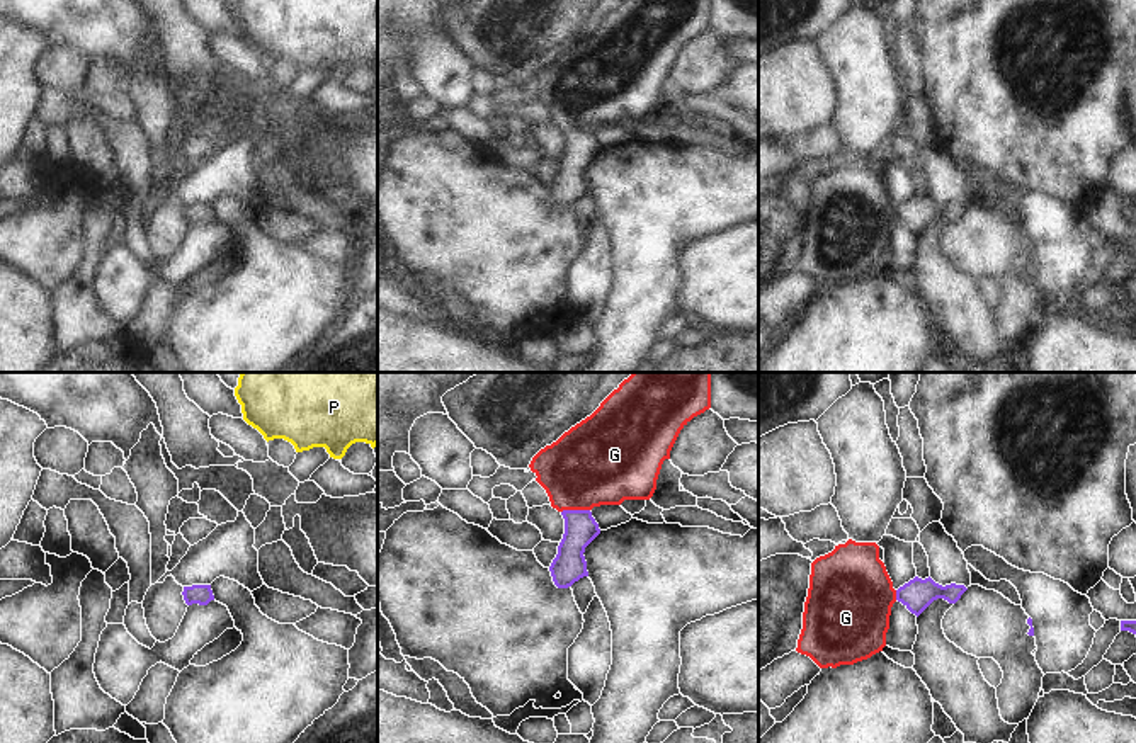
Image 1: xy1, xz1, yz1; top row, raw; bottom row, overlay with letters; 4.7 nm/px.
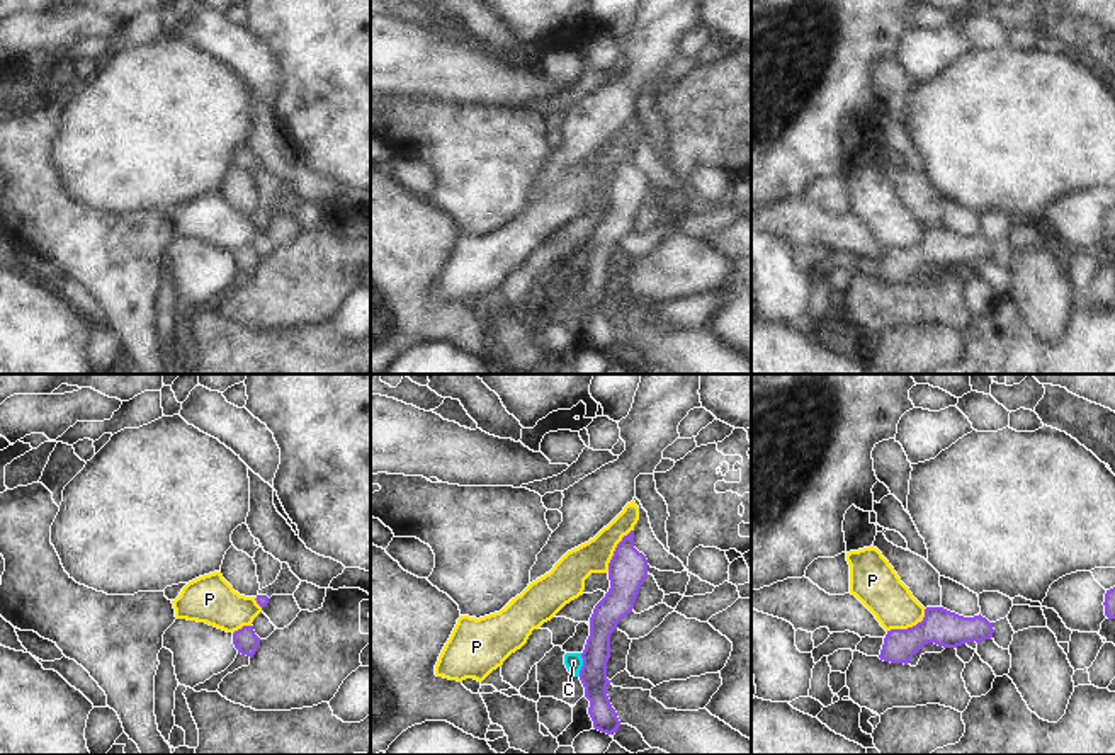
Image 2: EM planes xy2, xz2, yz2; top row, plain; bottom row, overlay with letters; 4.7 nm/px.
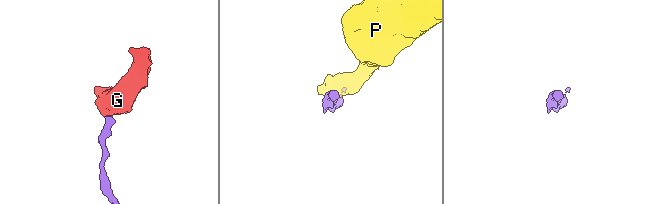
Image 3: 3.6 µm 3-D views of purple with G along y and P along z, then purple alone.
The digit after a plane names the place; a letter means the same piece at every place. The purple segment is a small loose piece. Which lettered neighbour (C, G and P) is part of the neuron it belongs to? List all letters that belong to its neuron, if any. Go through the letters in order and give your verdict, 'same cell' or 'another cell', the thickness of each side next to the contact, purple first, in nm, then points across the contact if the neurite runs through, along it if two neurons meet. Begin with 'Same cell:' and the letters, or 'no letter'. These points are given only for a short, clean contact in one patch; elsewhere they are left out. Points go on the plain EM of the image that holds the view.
Same cell: G
C: another cell; calibres 130 and 90 nm; border xz2 (582, 272), (578, 295)
G: same cell; calibres 160 and 400 nm
P: another cell; calibres 170 and 220 nm; border yz2 (925, 228), (925, 235), (915, 244), (888, 250)

